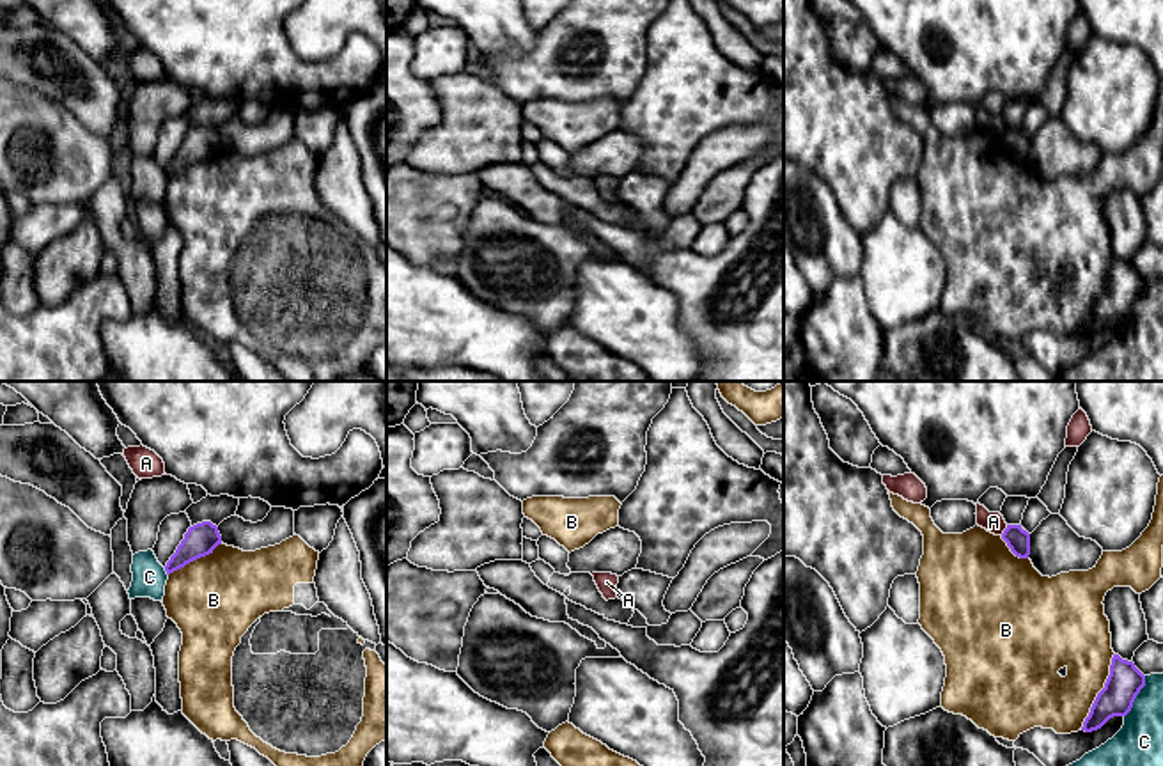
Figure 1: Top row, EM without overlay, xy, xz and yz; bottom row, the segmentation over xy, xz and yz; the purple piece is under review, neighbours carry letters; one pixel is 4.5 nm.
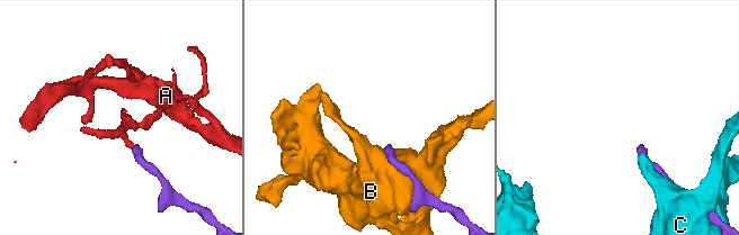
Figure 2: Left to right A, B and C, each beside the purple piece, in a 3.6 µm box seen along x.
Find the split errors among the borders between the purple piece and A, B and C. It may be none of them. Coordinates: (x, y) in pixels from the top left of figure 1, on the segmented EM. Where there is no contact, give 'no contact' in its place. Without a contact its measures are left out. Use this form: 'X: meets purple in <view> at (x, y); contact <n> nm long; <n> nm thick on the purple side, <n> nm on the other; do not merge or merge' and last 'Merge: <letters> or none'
A: meets purple in yz at (1004, 531); contact 60 nm long; 110 nm thick on the purple side, 100 nm on the other; do not merge
B: meets purple in yz at (1100, 692); contact 380 nm long; 160 nm thick on the purple side, 280 nm on the other; do not merge
C: meets purple in yz at (1135, 697); contact 220 nm long; 160 nm thick on the purple side, 200 nm on the other; do not merge
Merge: none

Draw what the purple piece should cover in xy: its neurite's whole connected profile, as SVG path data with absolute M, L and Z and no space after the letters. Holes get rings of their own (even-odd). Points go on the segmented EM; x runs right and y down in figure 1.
M202 521L188 528L184 539L165 566L167 574L184 567L186 564L213 553L222 544L218 527L211 521Z

